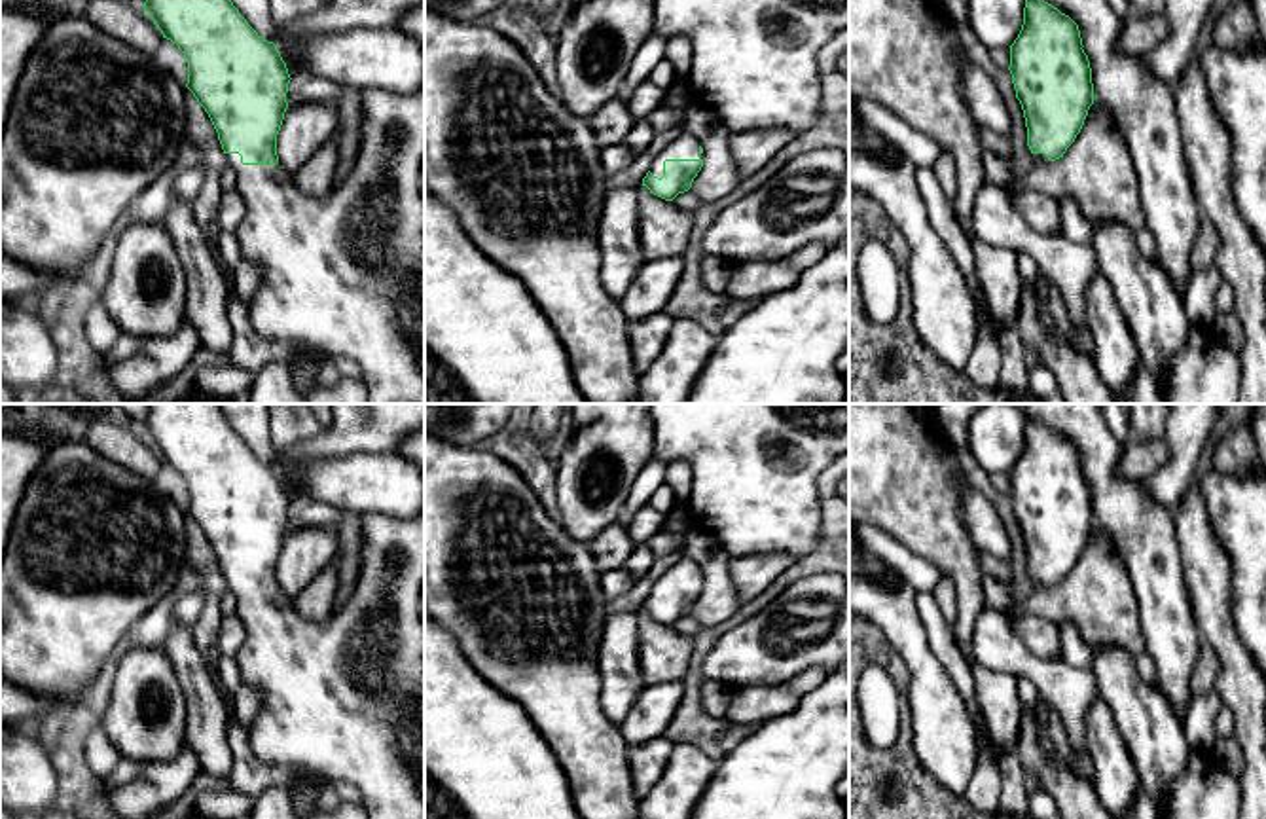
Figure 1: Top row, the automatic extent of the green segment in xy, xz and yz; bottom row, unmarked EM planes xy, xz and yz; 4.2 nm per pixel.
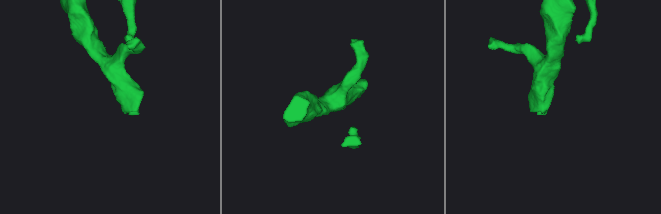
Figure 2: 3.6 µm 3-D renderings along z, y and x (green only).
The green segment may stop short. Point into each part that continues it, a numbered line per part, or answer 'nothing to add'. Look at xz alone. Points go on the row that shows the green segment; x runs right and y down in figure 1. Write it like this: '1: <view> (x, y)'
1: xz (687, 146)

